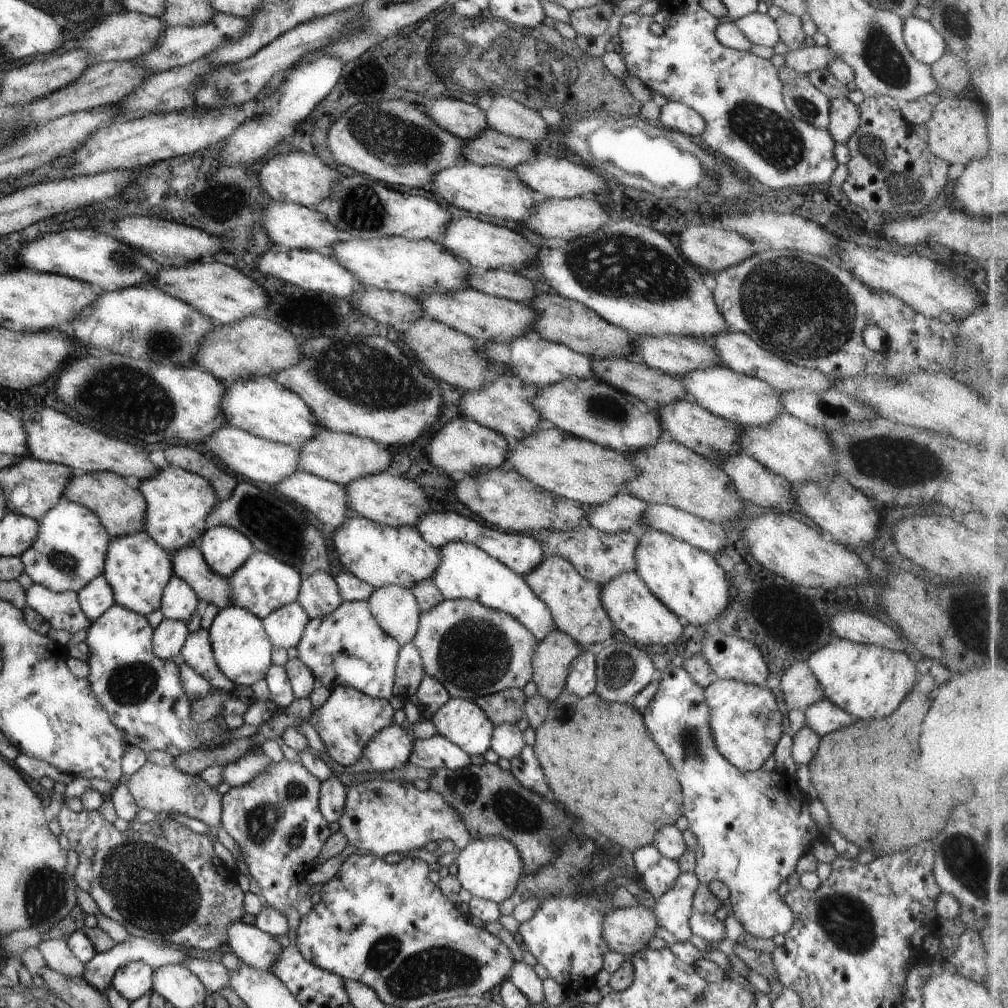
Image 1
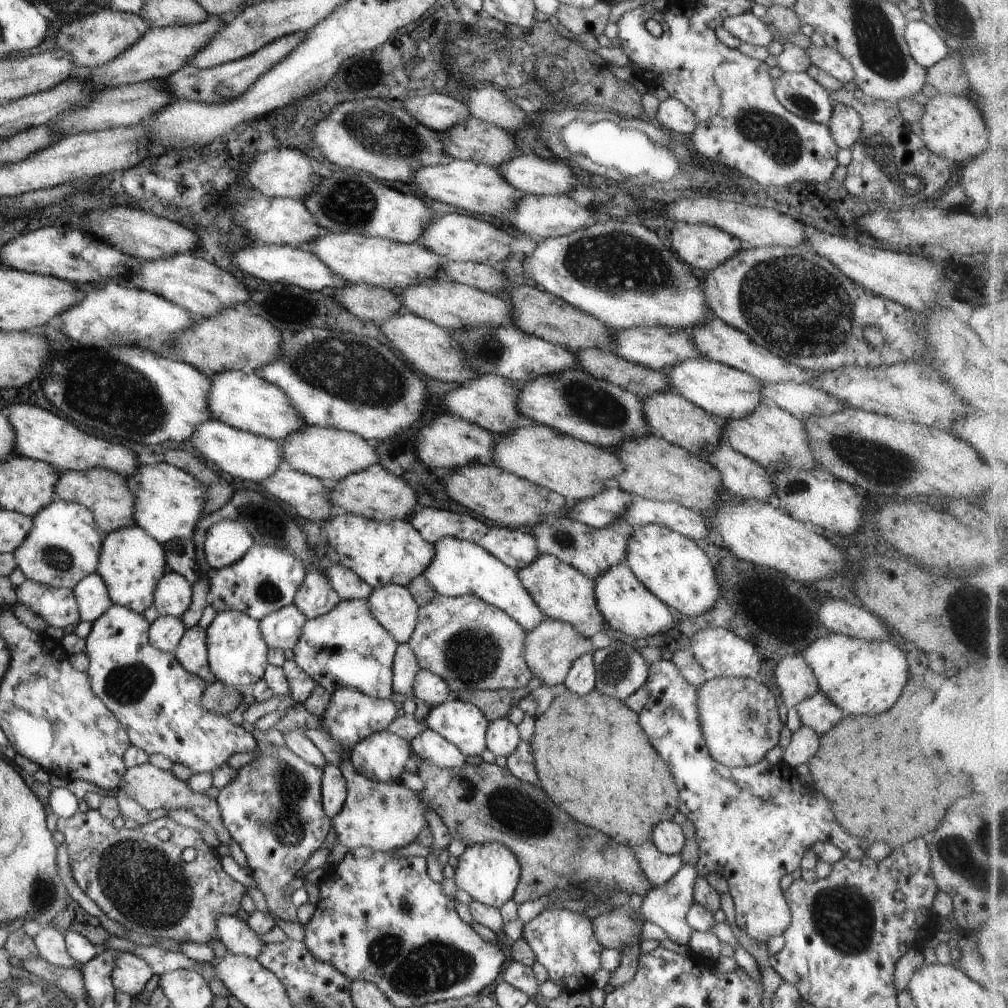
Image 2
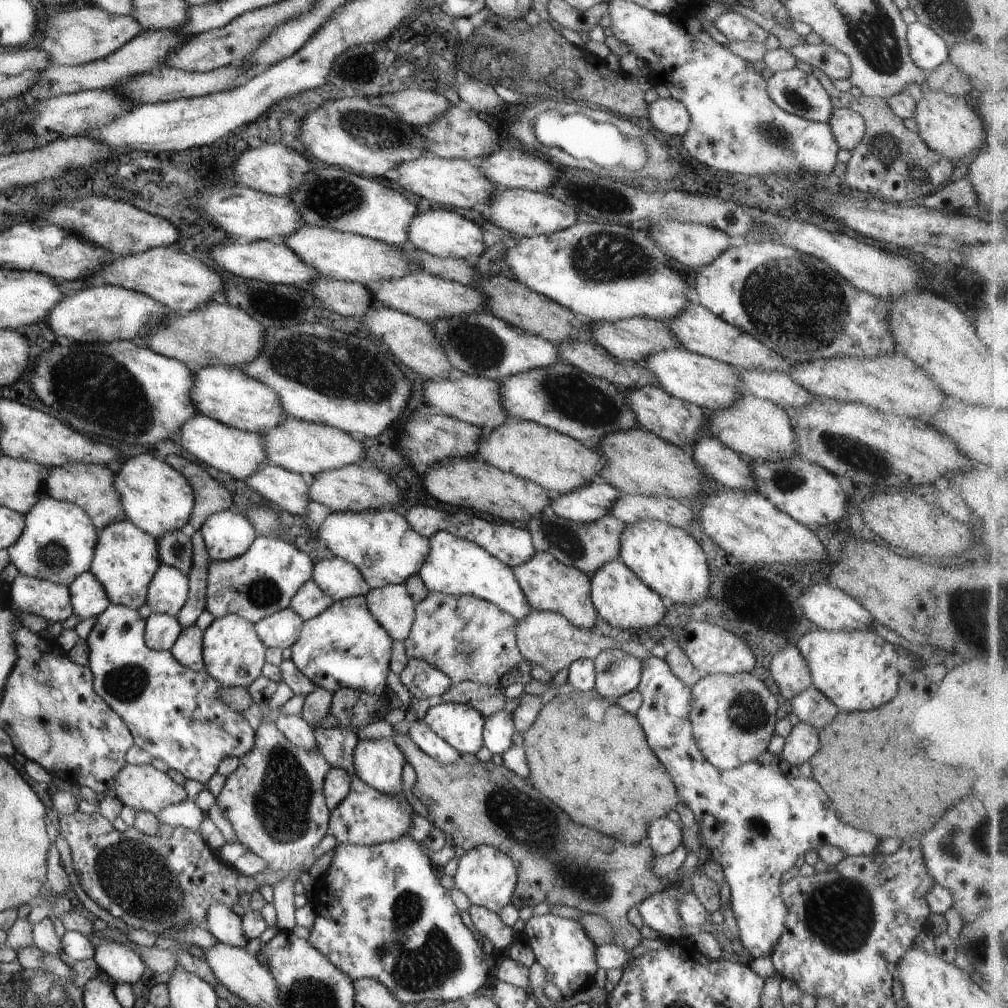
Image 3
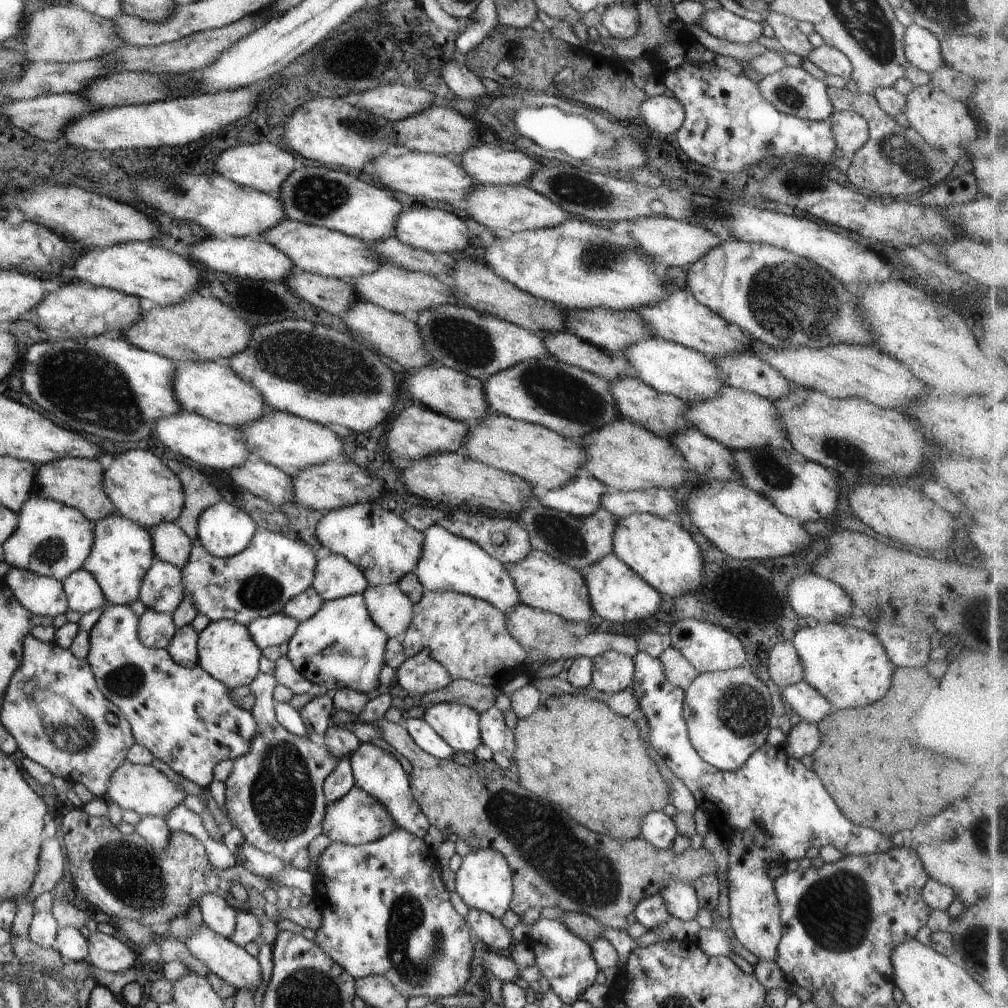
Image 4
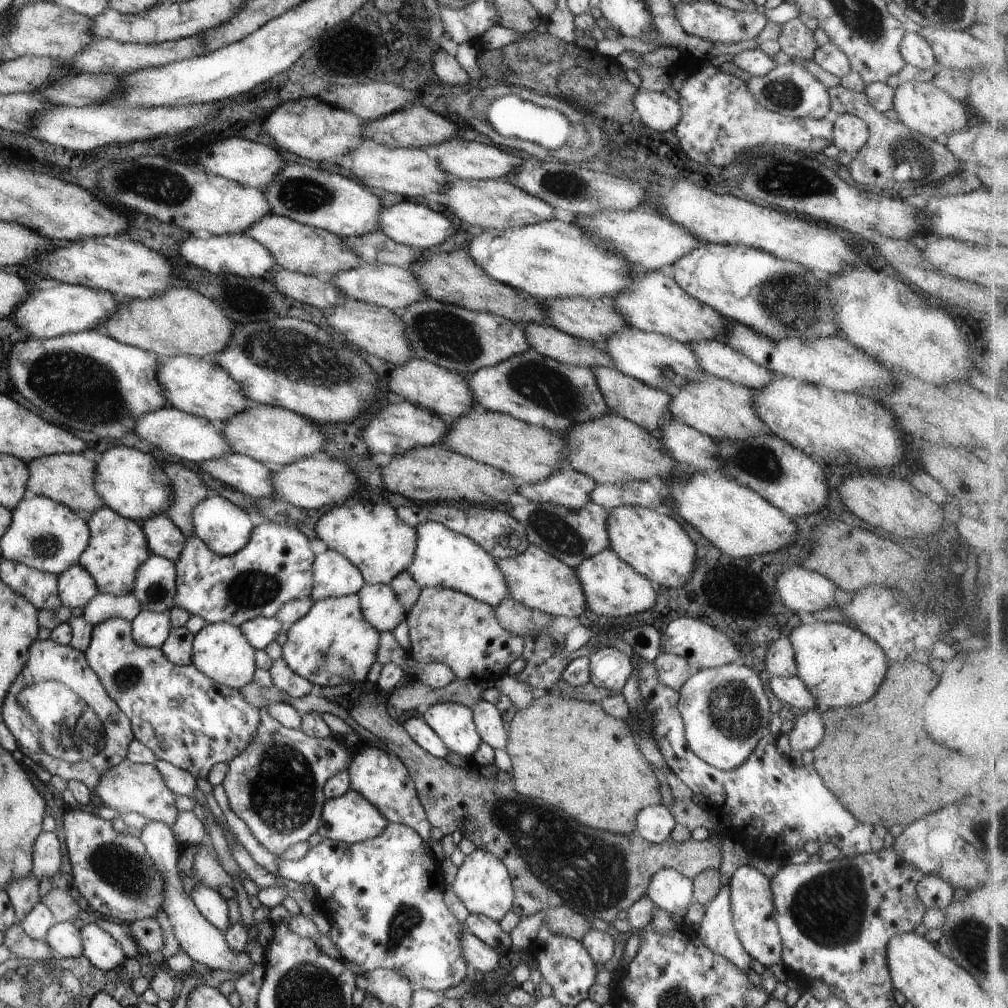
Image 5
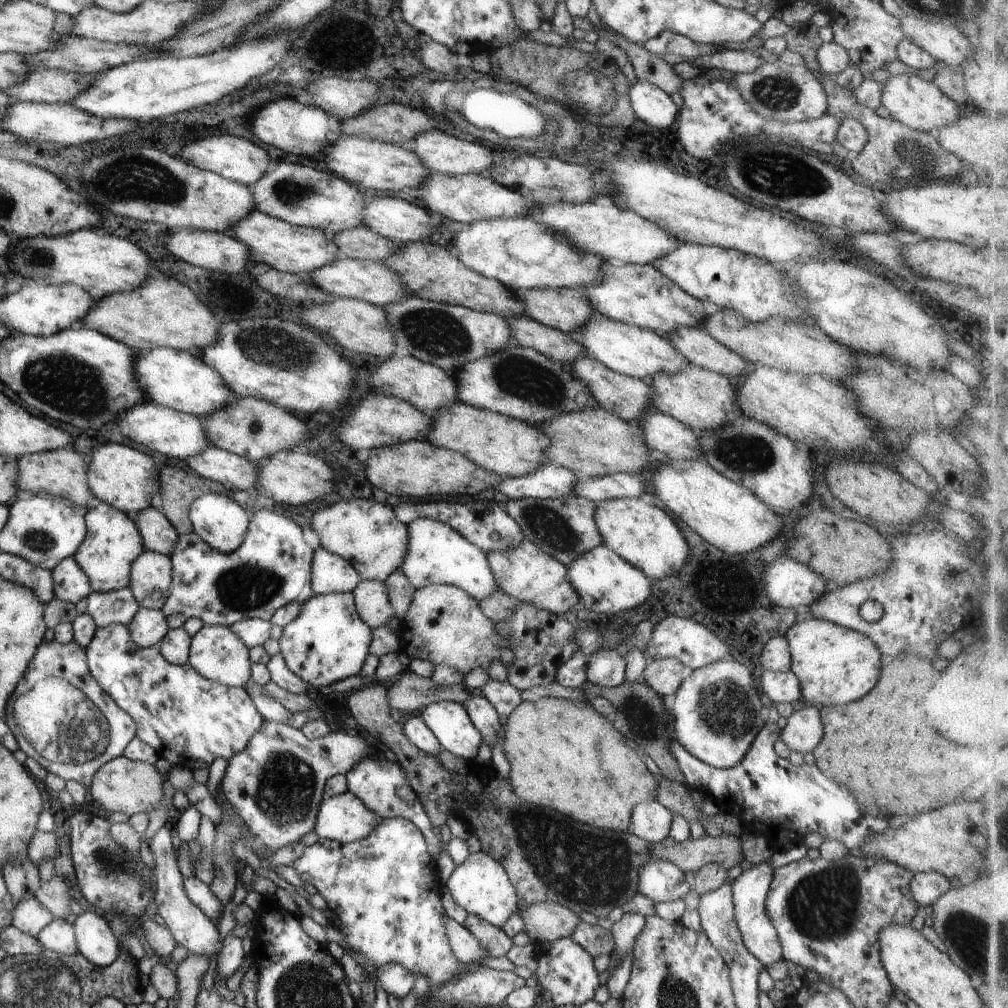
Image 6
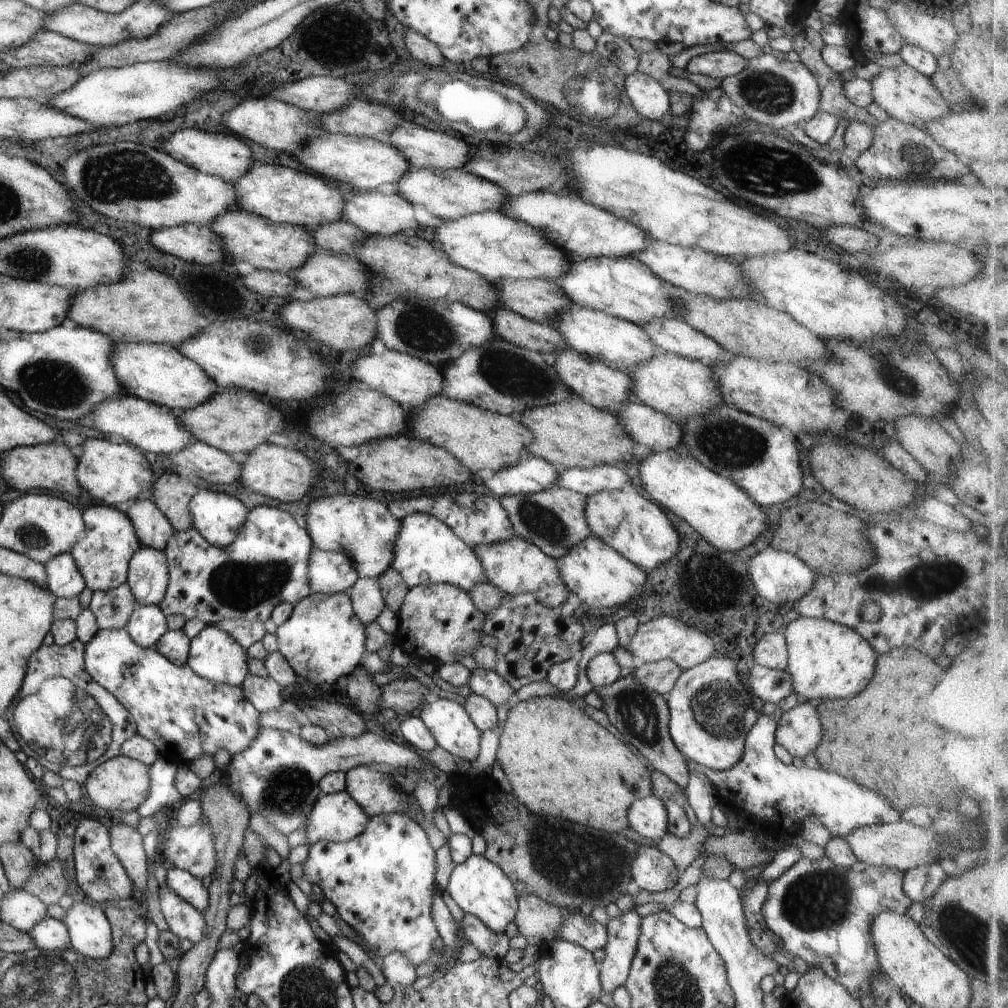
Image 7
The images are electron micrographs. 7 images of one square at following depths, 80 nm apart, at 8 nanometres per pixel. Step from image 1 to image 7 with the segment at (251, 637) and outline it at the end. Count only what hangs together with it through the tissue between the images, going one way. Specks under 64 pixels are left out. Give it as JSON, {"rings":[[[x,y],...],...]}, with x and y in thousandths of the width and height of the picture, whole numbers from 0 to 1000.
{"rings":[[[204,620],[193,632],[189,633],[185,660],[201,674],[238,682],[247,668],[246,654],[243,643],[240,643],[223,625],[216,620]]]}

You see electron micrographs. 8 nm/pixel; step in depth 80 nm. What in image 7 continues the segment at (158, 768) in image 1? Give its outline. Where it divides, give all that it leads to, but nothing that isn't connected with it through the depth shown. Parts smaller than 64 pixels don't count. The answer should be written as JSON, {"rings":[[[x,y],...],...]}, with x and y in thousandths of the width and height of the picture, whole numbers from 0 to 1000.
{"rings":[[[117,749],[93,762],[83,779],[87,790],[98,803],[126,807],[135,805],[149,788],[149,761],[141,755]]]}

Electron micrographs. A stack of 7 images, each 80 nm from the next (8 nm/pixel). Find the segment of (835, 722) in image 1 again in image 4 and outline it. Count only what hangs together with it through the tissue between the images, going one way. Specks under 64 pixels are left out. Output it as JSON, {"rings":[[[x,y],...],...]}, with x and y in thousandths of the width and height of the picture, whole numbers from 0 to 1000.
{"rings":[[[794,676],[774,686],[783,706],[792,708],[796,714],[812,718],[827,704],[825,698],[800,676]]]}

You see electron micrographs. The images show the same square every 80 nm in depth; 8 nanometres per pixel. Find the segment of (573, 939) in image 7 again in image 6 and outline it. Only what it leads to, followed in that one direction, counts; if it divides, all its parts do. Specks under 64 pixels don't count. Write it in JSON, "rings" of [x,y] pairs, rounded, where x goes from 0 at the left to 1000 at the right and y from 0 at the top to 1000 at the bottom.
{"rings":[[[578,913],[574,914],[566,930],[589,950],[593,950],[597,946],[606,948],[610,942],[608,927],[603,922],[586,918]]]}

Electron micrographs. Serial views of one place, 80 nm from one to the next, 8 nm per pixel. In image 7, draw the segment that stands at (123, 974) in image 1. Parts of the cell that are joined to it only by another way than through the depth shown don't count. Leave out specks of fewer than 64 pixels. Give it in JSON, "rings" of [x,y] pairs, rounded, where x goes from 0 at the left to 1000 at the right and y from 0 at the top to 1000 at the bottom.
{"rings":[[[85,895],[74,896],[63,911],[68,925],[70,942],[93,952],[106,951],[112,943],[111,918],[104,908],[103,900]]]}

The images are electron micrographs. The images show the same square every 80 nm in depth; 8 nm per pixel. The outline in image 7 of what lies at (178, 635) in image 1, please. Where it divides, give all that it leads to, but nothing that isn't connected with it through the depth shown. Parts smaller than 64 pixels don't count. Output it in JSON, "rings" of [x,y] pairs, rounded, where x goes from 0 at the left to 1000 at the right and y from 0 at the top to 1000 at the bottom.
{"rings":[[[141,600],[131,608],[124,624],[141,643],[153,643],[168,625],[167,611],[158,600]]]}

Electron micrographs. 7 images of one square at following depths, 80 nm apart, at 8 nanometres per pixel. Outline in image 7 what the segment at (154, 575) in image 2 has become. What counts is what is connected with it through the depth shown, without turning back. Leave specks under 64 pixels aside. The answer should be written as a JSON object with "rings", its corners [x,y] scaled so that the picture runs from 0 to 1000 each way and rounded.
{"rings":[[[89,502],[85,504],[85,530],[69,546],[79,569],[83,572],[85,581],[93,586],[114,584],[126,577],[128,556],[140,543],[140,535],[136,532],[132,517],[121,504],[109,502]]]}

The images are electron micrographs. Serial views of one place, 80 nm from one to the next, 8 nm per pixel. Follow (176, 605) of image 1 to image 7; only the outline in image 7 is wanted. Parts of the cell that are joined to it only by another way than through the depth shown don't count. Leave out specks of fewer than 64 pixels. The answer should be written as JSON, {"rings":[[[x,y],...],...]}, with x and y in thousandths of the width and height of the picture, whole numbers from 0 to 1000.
{"rings":[[[143,541],[128,556],[126,580],[140,600],[158,600],[168,578],[166,552]]]}

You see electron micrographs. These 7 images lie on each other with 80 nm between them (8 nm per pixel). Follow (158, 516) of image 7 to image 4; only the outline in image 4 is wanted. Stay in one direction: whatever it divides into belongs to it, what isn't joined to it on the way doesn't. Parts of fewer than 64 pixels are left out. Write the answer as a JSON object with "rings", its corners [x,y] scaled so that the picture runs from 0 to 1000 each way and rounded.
{"rings":[[[160,519],[149,531],[155,554],[180,564],[187,560],[191,537],[175,519]]]}

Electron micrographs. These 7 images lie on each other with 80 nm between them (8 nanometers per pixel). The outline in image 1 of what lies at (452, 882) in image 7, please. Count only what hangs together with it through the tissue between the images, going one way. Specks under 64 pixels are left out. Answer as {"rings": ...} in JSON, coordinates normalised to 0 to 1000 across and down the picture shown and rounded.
{"rings":[[[481,829],[468,832],[452,851],[453,870],[458,880],[468,890],[490,894],[492,897],[508,891],[514,874],[521,865],[518,850],[510,836],[496,829]]]}

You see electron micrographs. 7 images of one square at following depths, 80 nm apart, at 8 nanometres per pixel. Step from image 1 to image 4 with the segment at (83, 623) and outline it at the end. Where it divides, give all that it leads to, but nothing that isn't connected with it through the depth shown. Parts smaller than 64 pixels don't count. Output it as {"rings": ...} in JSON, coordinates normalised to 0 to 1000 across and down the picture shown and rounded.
{"rings":[[[12,563],[2,576],[31,610],[54,613],[68,605],[66,589],[61,576],[16,563]]]}

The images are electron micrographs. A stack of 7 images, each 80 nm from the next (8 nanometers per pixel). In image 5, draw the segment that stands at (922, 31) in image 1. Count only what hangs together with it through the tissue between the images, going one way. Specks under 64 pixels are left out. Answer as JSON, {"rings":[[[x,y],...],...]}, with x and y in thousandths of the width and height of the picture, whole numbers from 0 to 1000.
{"rings":[[[902,27],[899,29],[892,51],[900,63],[905,63],[905,65],[909,65],[915,70],[919,67],[925,67],[931,63],[919,37],[909,29],[903,29]]]}

